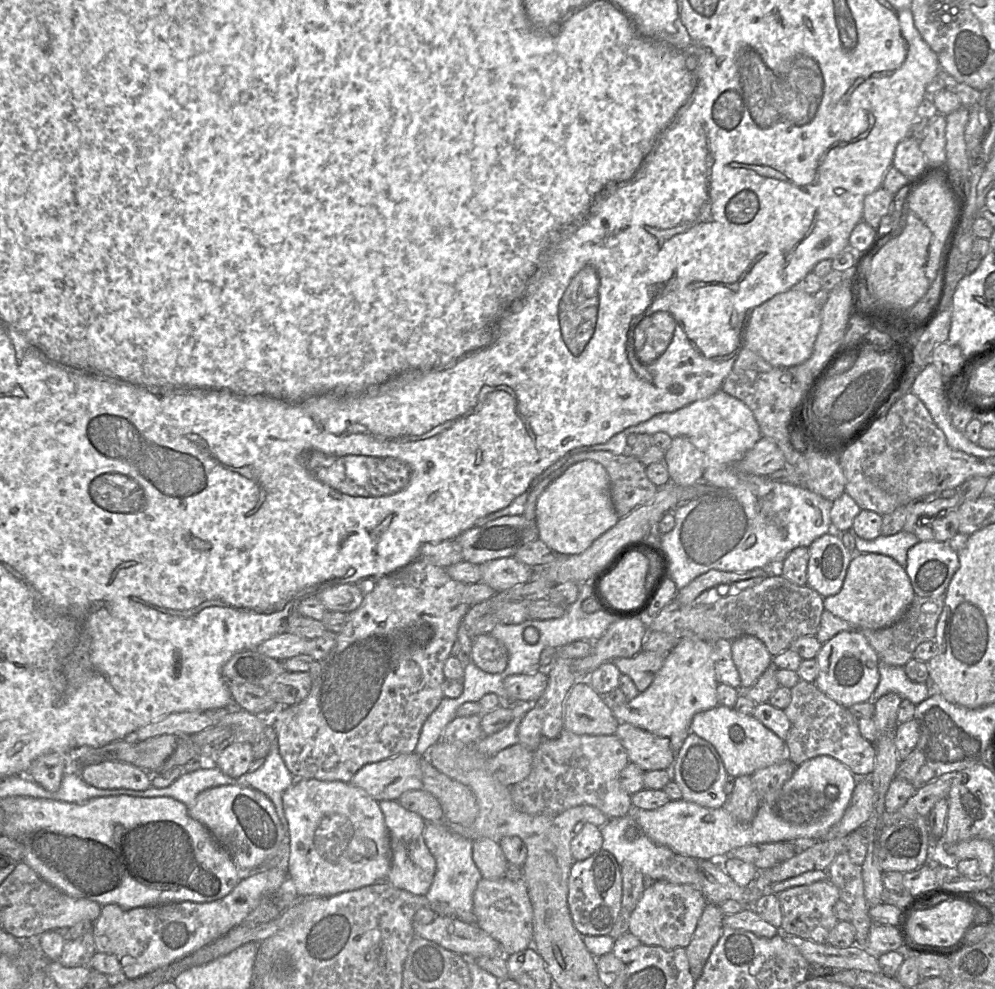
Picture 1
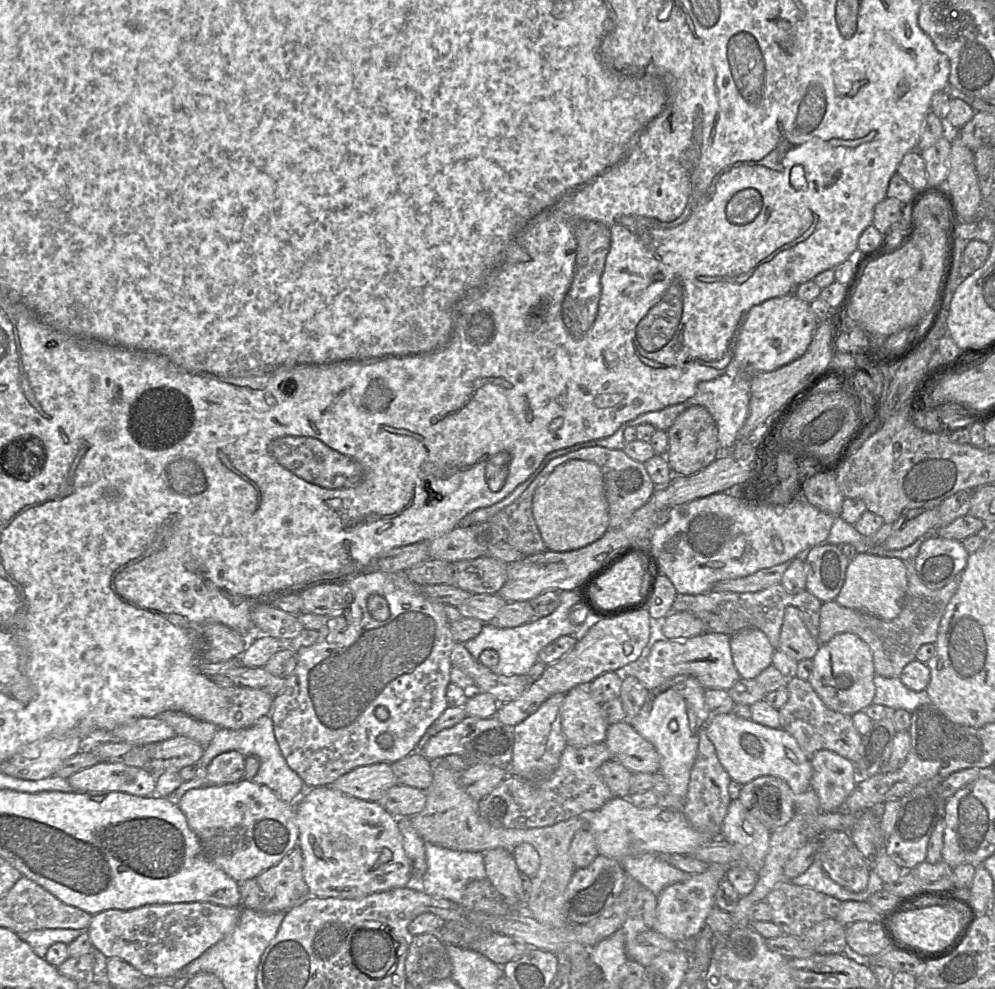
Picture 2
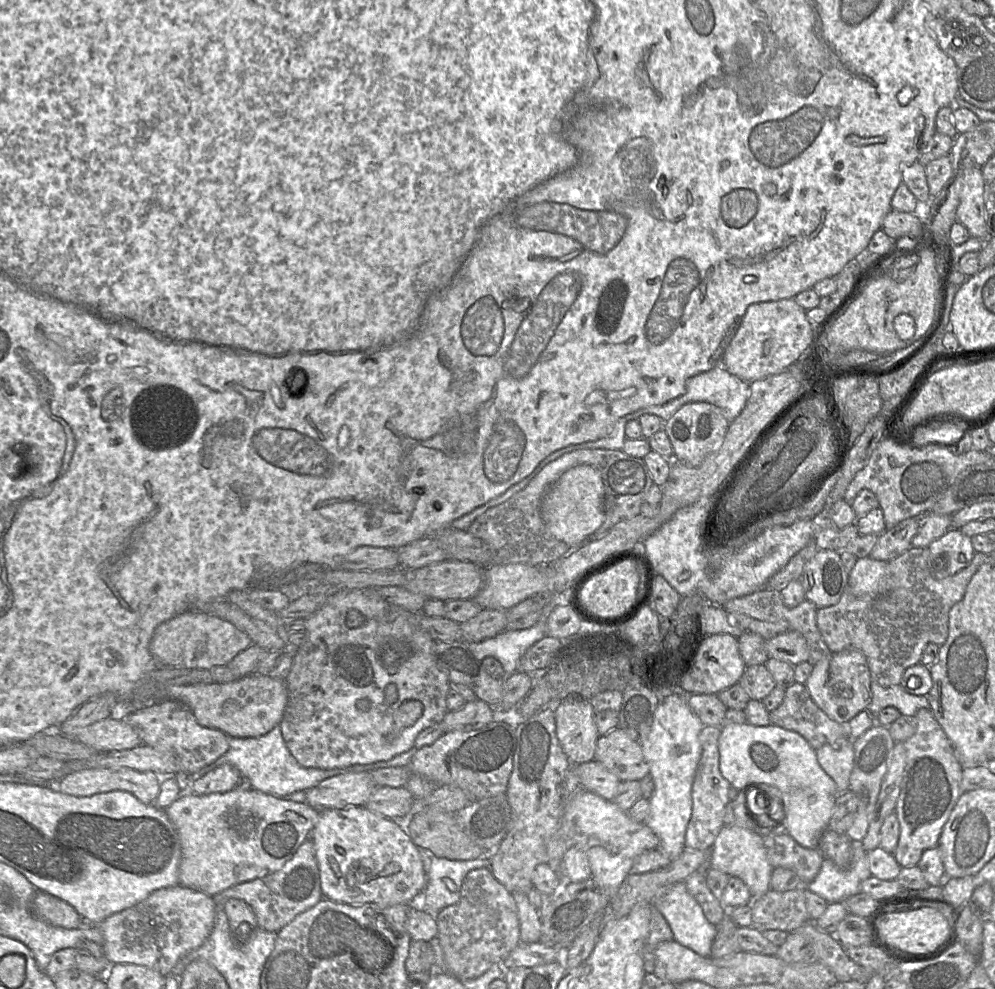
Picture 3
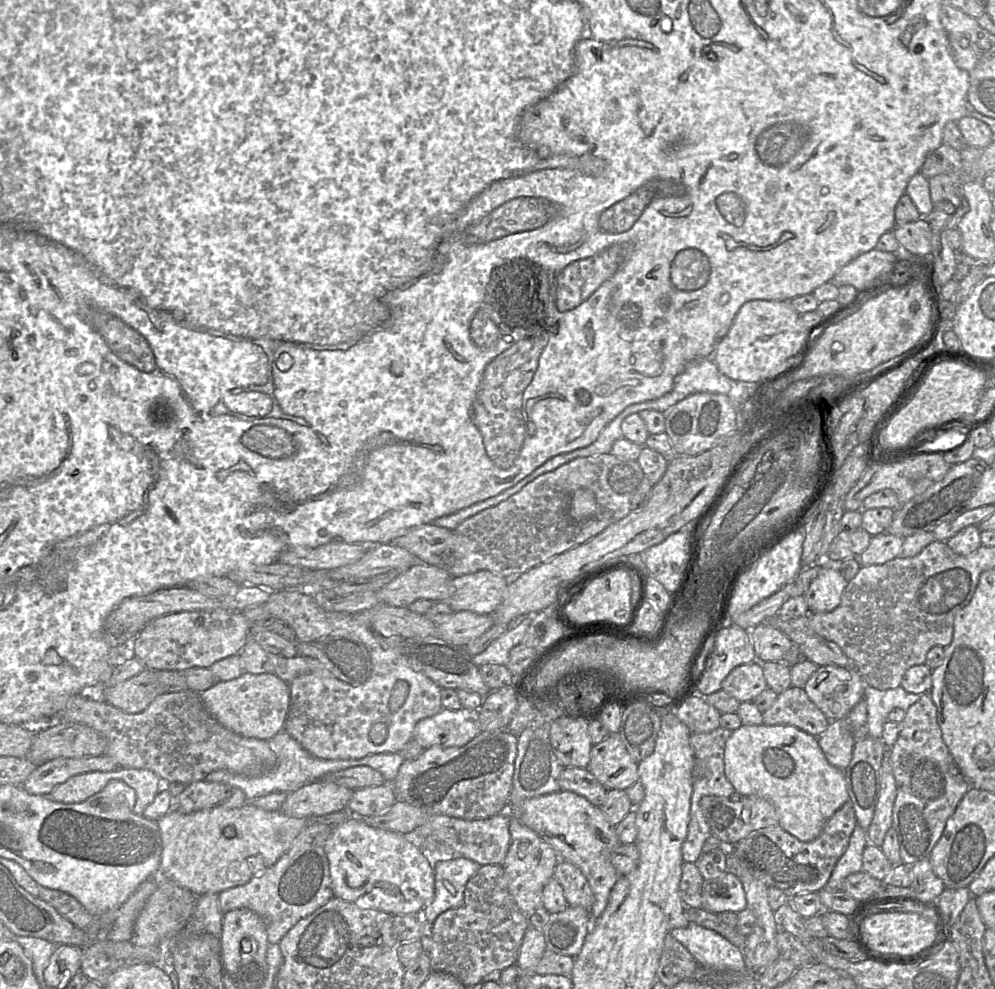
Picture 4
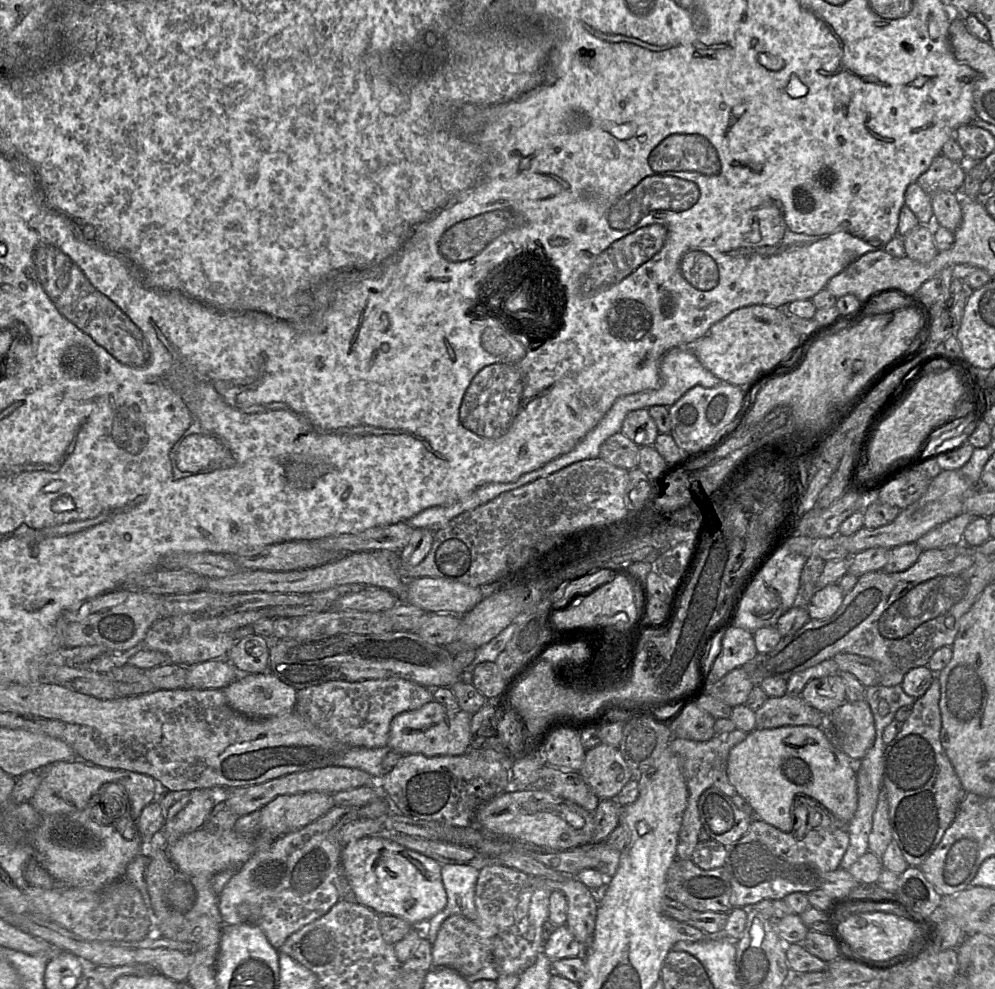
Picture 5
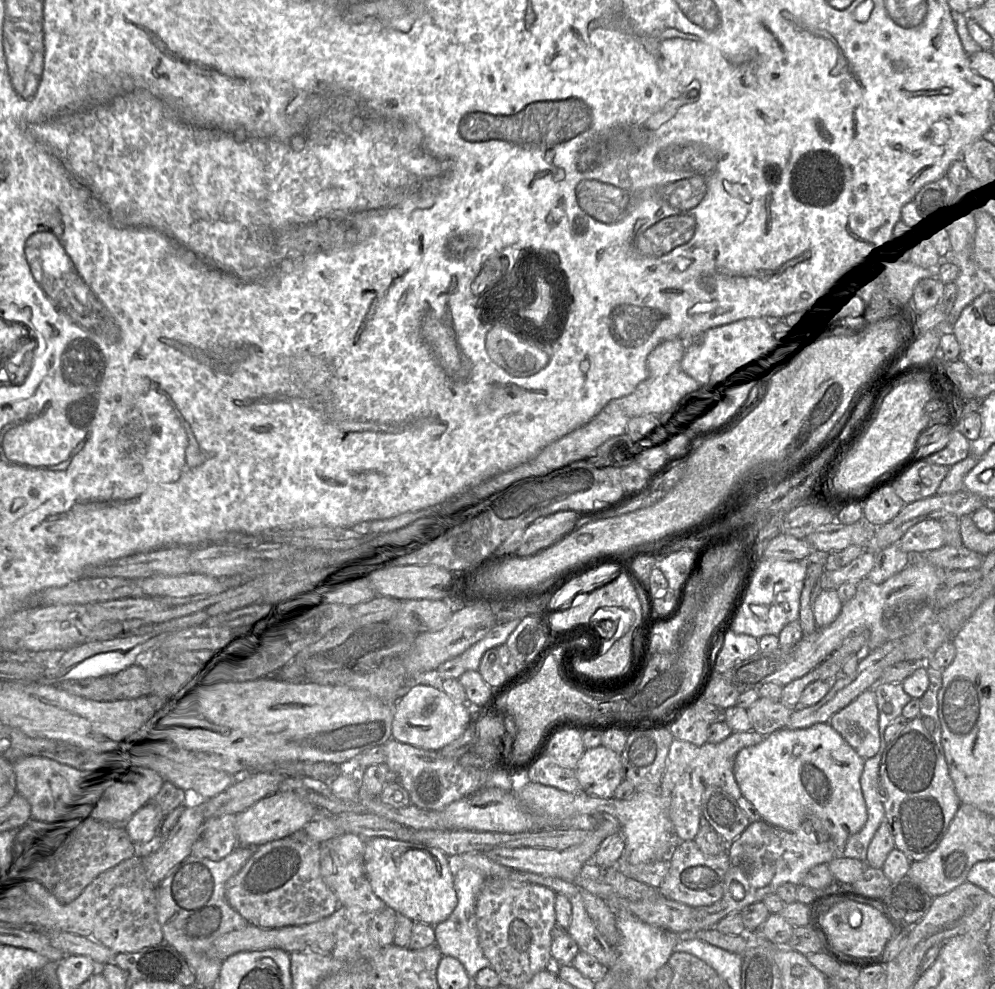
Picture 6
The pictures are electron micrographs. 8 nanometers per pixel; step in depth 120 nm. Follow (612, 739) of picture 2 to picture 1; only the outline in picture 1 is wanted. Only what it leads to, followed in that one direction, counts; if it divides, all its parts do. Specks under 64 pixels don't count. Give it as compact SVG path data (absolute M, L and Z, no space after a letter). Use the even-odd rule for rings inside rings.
M620 723L614 735L625 748L629 762L643 771L671 769L676 754L667 738L656 736L629 723Z

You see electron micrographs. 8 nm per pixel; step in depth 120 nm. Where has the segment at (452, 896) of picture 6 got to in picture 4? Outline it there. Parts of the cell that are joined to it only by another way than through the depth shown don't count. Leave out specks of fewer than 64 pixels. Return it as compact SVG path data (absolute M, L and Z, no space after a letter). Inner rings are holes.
M352 815L333 827L324 850L334 897L391 915L421 914L434 897L434 869L408 835L371 827Z

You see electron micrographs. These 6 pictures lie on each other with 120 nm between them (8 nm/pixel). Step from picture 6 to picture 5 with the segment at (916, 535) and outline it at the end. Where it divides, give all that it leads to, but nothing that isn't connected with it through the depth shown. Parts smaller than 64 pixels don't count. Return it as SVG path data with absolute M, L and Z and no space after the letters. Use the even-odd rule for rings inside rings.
M961 513L949 521L933 528L920 537L916 544L922 551L930 549L942 549L950 545L963 543L963 535L967 526L976 516L970 513Z

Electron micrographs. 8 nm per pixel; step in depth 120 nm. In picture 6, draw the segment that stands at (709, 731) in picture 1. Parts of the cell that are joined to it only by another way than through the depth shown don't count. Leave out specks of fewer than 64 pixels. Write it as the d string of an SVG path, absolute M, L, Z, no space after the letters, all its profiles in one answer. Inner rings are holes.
M817 723L804 729L782 728L757 745L741 749L734 762L734 775L741 794L751 802L765 822L789 832L797 831L809 816L828 819L833 824L832 840L844 852L850 836L867 822L867 807L860 777L865 759L845 741L829 723Z

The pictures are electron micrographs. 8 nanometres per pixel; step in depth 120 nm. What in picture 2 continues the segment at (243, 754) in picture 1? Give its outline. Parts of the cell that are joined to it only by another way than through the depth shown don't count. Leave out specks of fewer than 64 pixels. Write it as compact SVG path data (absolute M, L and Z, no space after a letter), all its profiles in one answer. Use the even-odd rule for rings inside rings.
M237 751L217 755L205 771L197 768L196 777L205 777L208 785L224 785L244 778L245 756Z

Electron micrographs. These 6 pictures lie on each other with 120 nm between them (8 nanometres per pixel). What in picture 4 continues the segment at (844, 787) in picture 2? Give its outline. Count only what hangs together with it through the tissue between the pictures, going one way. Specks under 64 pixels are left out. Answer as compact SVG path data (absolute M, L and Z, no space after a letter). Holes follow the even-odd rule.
M847 719L830 721L828 728L817 739L827 761L844 771L851 762L855 744Z

